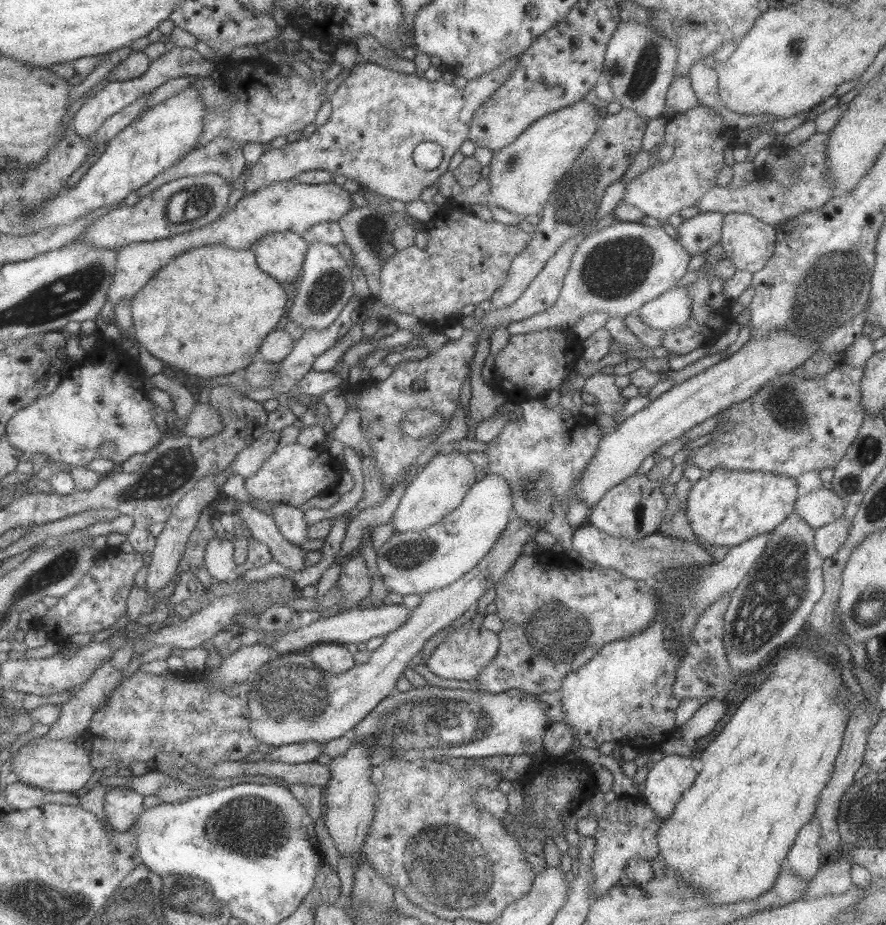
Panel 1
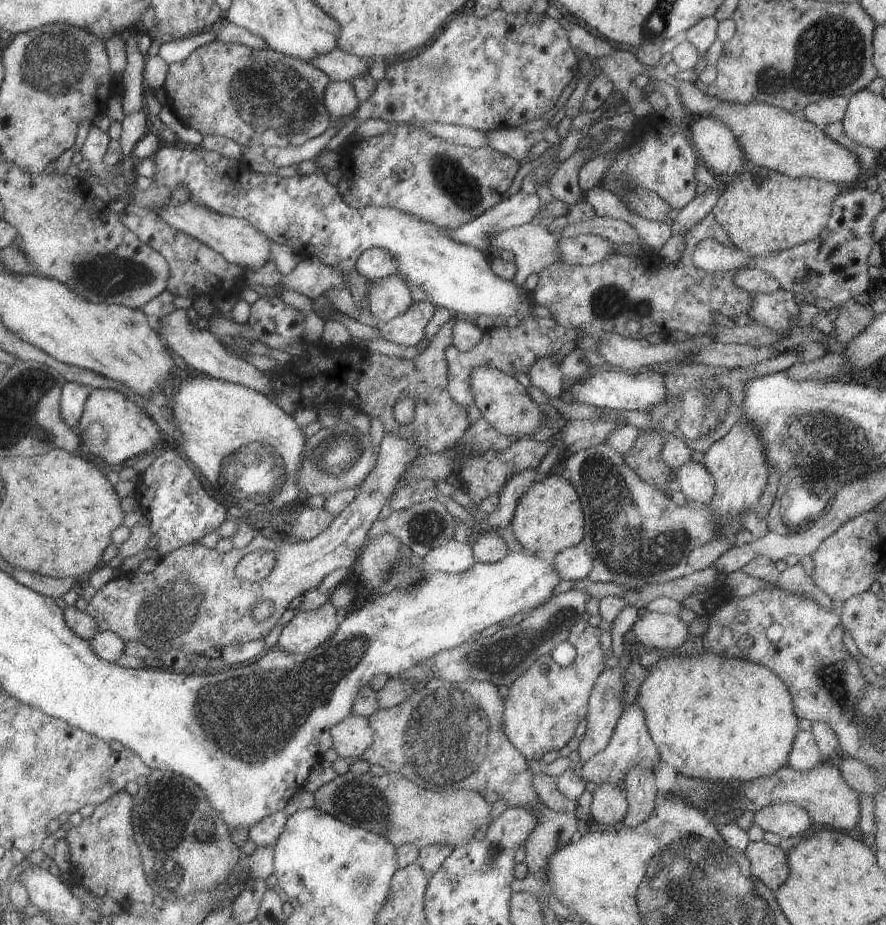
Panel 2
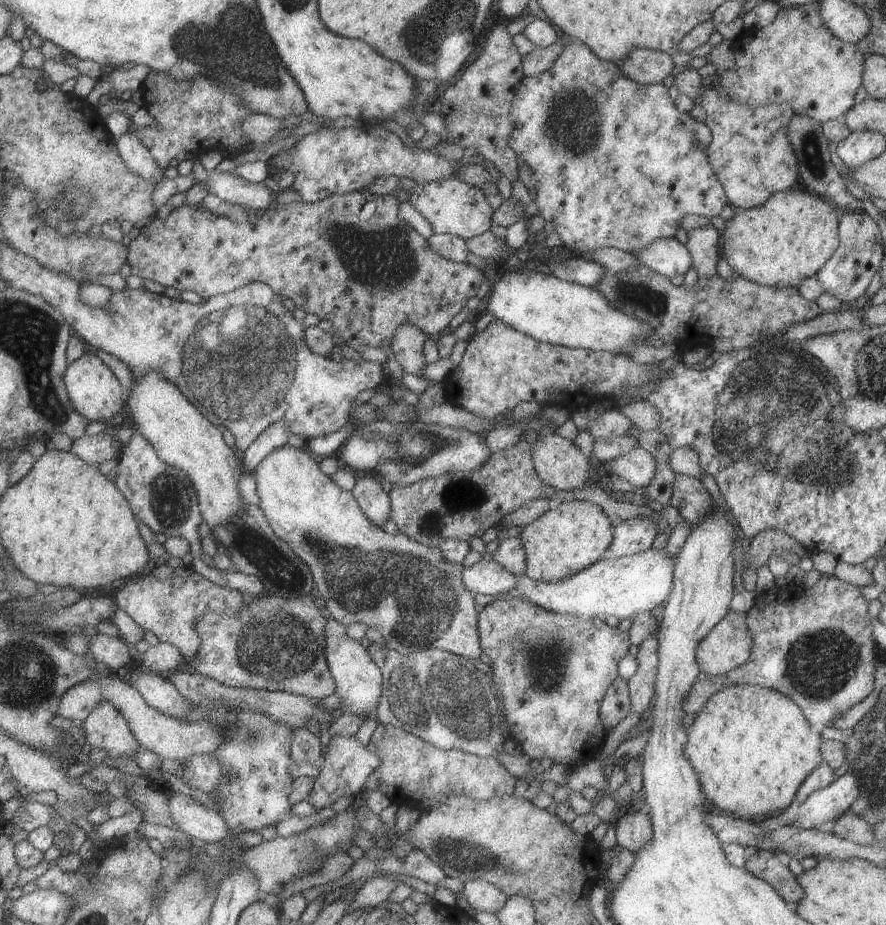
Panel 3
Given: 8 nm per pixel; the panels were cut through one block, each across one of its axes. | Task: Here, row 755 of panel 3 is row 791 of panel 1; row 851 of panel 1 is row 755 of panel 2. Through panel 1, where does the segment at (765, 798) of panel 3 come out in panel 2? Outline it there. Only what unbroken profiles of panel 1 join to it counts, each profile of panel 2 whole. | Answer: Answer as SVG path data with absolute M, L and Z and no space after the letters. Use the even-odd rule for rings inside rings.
M679 650L676 653L668 653L667 657L661 657L656 663L646 669L648 670L648 676L639 684L635 702L637 702L637 706L643 711L645 726L653 744L656 746L659 758L665 764L669 764L675 773L689 776L689 778L699 778L699 780L713 780L713 782L737 780L737 782L741 783L773 774L781 766L786 765L787 756L789 756L793 740L795 740L795 733L799 728L797 727L797 717L793 712L789 691L769 668L765 668L765 666L755 664L755 662L749 660L743 660L743 658L724 656L721 653L713 654L713 652L703 650L702 653L688 656Z

